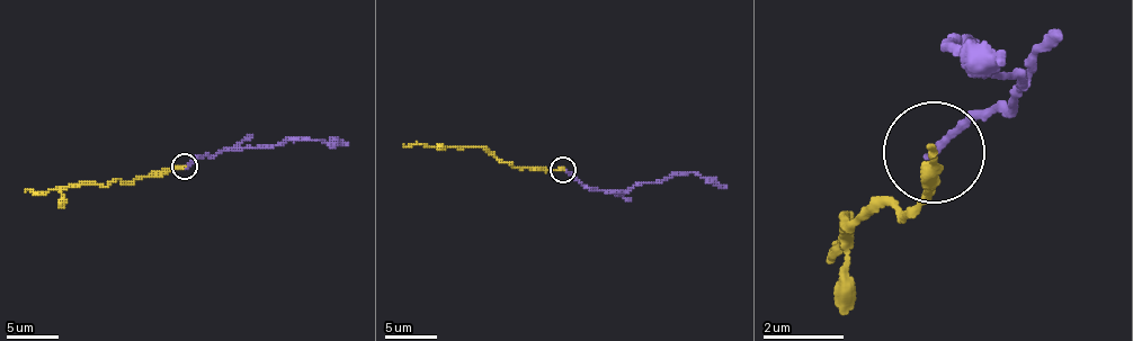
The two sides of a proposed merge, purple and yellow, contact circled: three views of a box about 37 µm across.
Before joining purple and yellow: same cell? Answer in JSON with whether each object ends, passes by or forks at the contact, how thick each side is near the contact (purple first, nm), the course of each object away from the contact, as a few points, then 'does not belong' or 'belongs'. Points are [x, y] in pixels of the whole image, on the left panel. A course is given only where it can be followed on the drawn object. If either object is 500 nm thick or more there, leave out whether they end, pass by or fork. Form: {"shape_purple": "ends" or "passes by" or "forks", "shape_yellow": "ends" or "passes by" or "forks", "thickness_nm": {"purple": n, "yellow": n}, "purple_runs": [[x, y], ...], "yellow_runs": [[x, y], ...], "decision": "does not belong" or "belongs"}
{"shape_purple": "ends", "shape_yellow": "ends", "thickness_nm": {"purple": 190, "yellow": 120}, "purple_runs": [[185, 165], [224, 151], [310, 140], [348, 145]], "yellow_runs": [[185, 165], [136, 177], [131, 181], [25, 191]], "decision": "belongs"}

